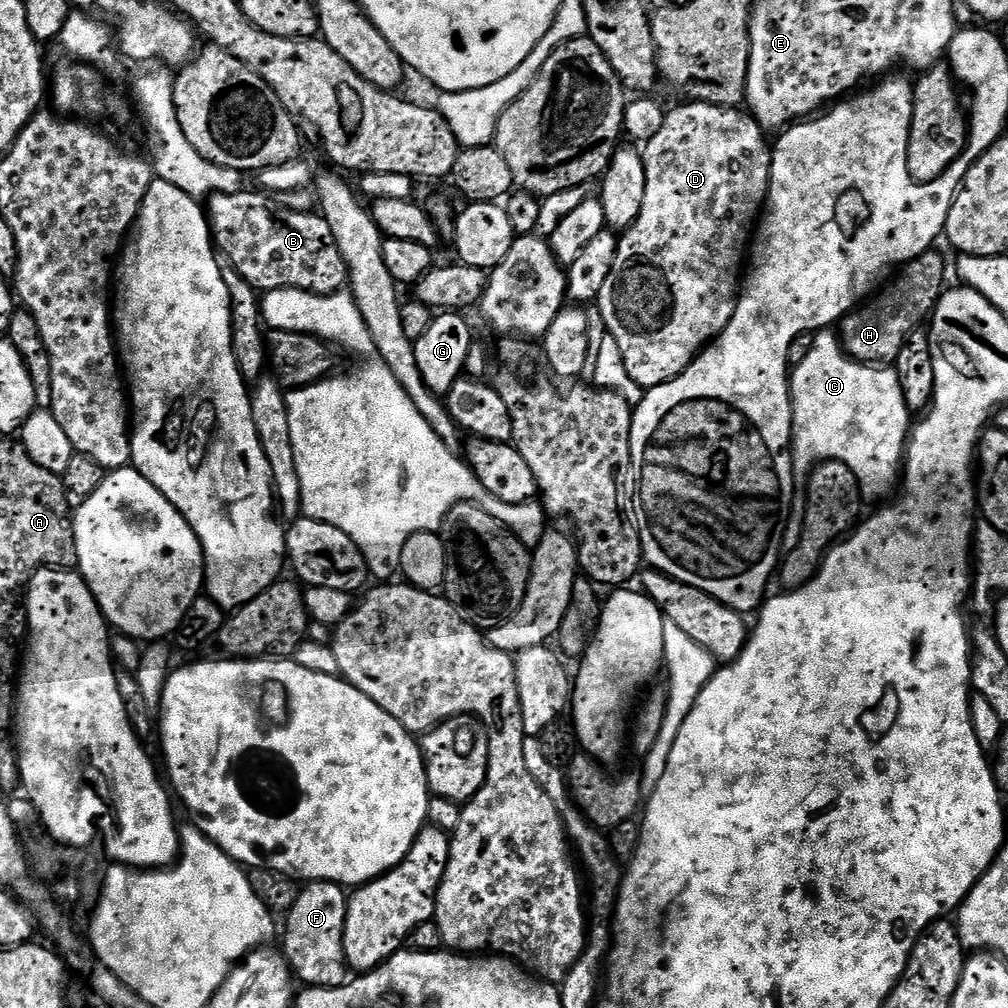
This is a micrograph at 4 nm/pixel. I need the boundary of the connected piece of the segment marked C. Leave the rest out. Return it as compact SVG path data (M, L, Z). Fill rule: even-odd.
M821 330L815 333L815 338L814 346L810 346L810 354L806 354L806 358L803 362L795 365L790 372L790 387L792 389L792 474L795 483L800 486L807 485L808 478L812 475L812 469L815 468L817 464L826 460L837 460L846 466L850 466L850 470L854 470L854 478L858 478L863 495L867 497L867 499L869 496L870 499L876 500L883 492L890 491L892 487L895 489L902 476L904 454L910 435L910 420L908 424L910 413L906 406L906 398L902 398L900 379L898 378L895 367L860 364L858 361L852 359L852 357L844 351L844 346L840 343L839 335L837 335L835 331Z

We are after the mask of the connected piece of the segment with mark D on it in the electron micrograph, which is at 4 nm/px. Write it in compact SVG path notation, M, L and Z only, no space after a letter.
M684 102L681 105L681 108L676 108L673 112L671 109L665 115L662 130L658 130L658 134L654 134L654 138L650 138L648 143L643 145L646 195L642 197L642 210L636 221L619 237L614 266L610 270L610 278L606 278L606 286L602 286L602 294L598 301L600 316L608 327L605 328L607 335L612 336L614 342L618 342L618 350L622 350L624 375L631 383L633 380L640 390L657 388L681 376L691 366L693 360L722 334L722 330L726 330L726 326L734 318L738 293L742 288L742 273L745 271L746 257L750 252L750 241L758 224L758 217L765 207L768 183L772 177L772 148L764 141L766 139L764 129L751 114L736 108L720 108L716 104Z

